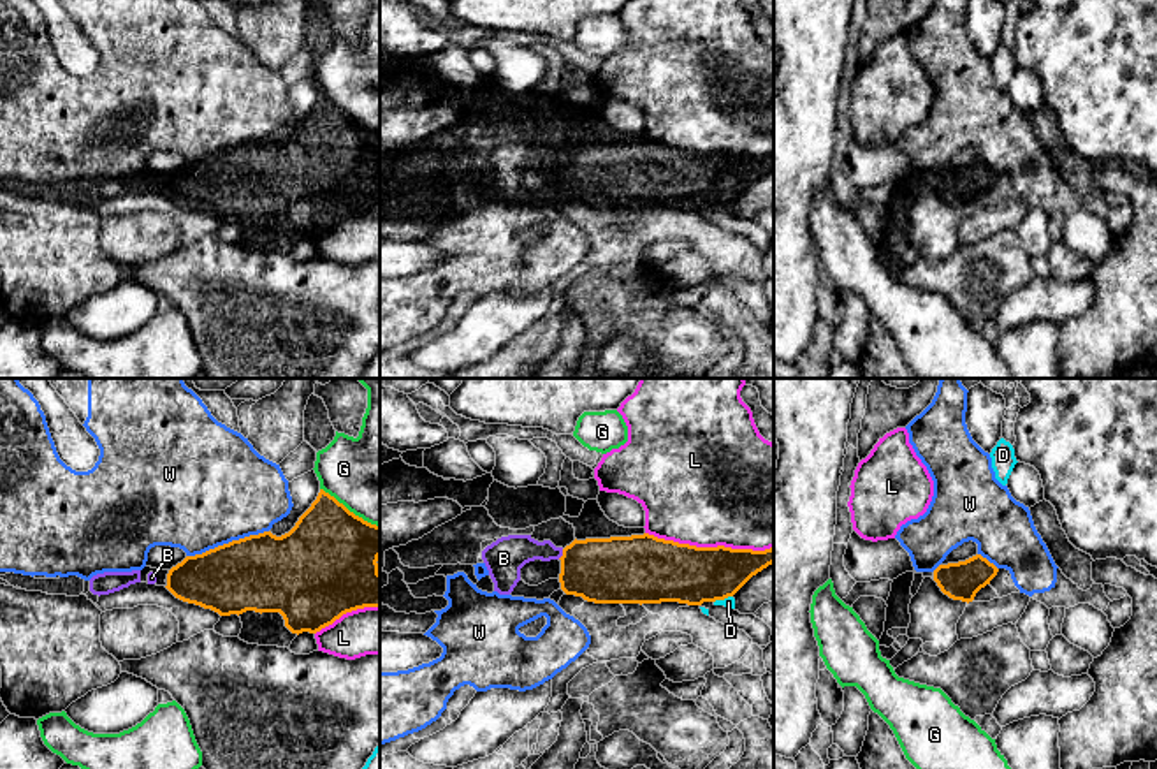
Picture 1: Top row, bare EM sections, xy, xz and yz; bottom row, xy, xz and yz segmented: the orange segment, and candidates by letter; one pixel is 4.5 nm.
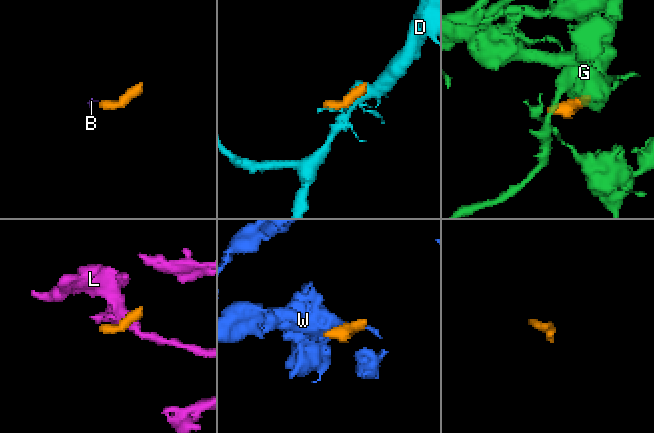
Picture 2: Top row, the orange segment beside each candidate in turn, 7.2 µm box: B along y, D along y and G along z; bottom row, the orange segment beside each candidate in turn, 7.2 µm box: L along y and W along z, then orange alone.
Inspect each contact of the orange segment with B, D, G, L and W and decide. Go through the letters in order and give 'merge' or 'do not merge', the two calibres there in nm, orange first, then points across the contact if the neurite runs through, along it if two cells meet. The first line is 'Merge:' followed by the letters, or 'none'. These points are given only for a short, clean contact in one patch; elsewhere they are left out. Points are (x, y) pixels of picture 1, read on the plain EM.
Merge: B
B: merge; 300 nm thick on the orange side, 170 nm on the other; runs through xz (605, 176), (589, 175), (563, 161), (509, 161)
D: do not merge; 280 nm thick on the orange side, 50 nm on the other
G: do not merge; 440 nm thick on the orange side, 400 nm on the other
L: do not merge; 280 nm thick on the orange side, 480 nm on the other
W: do not merge; 360 nm thick on the orange side, 500 nm on the other

